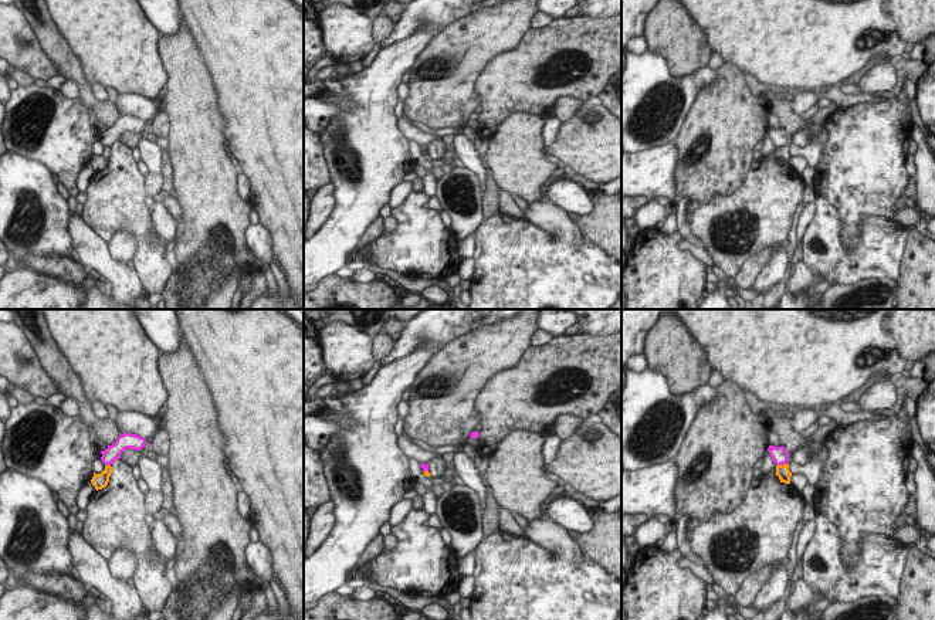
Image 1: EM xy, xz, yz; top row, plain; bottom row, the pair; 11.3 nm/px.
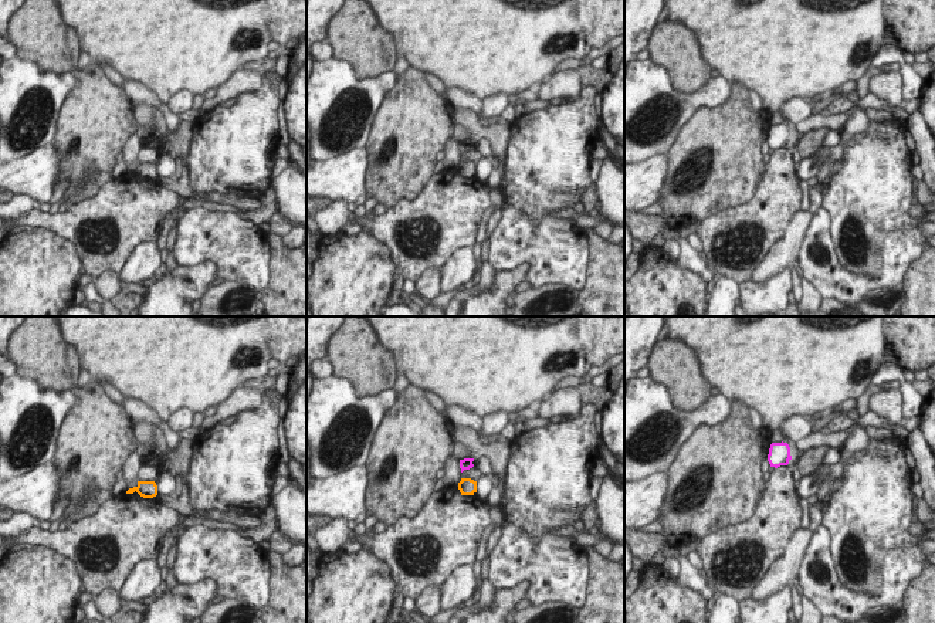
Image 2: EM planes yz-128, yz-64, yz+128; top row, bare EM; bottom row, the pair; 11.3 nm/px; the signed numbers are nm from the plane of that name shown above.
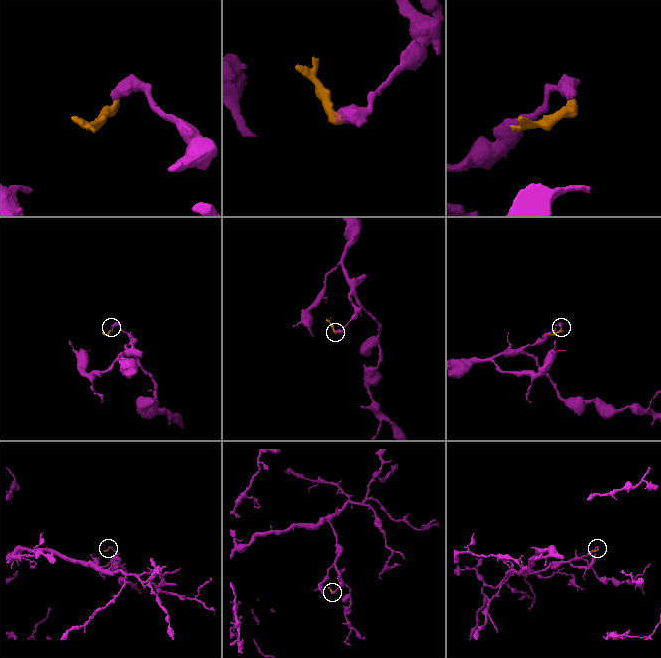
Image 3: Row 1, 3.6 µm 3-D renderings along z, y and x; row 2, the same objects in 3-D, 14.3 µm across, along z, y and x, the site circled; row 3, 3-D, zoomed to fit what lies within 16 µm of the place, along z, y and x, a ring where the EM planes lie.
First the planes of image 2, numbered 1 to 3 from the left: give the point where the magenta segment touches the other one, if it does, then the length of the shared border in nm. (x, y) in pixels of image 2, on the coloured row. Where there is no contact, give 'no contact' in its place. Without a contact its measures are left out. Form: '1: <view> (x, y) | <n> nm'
1: no contact
2: no contact
3: no contact

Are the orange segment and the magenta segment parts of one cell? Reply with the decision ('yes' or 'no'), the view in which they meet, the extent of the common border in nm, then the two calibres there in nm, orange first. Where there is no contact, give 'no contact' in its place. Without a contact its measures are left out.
no | yz | 120 nm | 160/190 nm

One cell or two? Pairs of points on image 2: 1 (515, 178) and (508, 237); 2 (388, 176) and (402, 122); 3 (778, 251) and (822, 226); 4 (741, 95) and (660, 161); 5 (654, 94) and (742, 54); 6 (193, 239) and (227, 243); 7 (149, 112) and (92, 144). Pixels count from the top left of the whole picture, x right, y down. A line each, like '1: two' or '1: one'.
1: two
2: one
3: two
4: two
5: two
6: one
7: two

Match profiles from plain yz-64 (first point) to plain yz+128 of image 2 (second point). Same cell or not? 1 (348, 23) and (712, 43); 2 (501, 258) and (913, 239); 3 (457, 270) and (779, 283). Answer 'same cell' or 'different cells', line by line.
1: different cells
2: same cell
3: same cell

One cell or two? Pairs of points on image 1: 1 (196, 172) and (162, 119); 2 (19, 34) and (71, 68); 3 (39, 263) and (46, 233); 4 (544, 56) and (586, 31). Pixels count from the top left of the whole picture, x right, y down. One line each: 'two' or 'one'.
1: two
2: two
3: two
4: one

